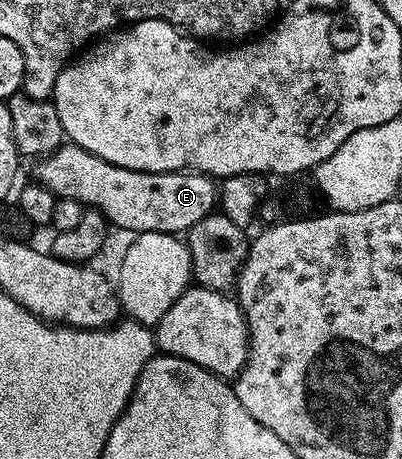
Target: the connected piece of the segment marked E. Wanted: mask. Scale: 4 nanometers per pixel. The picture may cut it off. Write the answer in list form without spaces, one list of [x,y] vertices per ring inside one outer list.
[[[63,143],[56,151],[41,158],[34,169],[33,180],[48,187],[54,196],[76,199],[91,209],[99,209],[107,222],[118,229],[127,229],[130,235],[144,232],[162,232],[185,235],[200,219],[215,212],[220,201],[220,189],[215,178],[204,173],[149,173],[139,169],[120,167],[92,155],[84,147]]]

